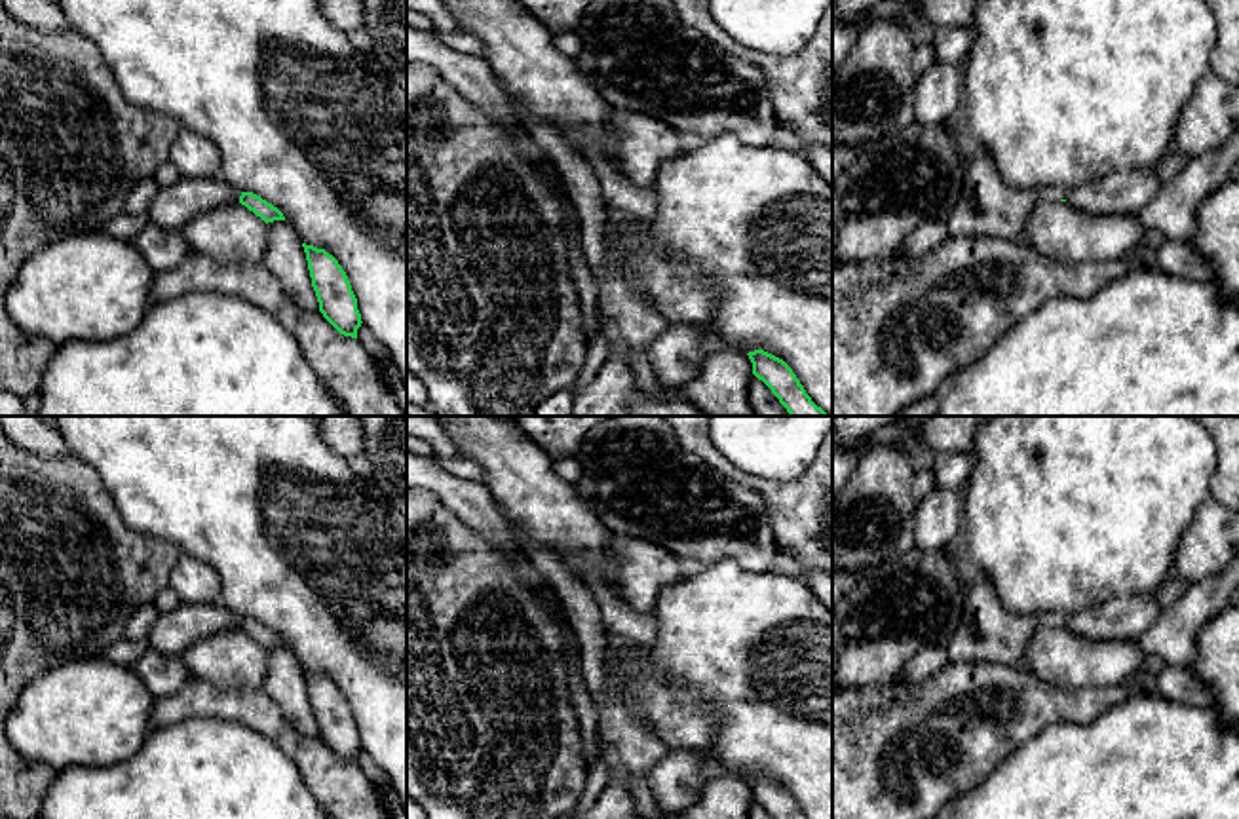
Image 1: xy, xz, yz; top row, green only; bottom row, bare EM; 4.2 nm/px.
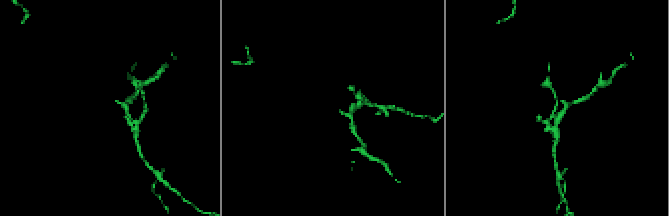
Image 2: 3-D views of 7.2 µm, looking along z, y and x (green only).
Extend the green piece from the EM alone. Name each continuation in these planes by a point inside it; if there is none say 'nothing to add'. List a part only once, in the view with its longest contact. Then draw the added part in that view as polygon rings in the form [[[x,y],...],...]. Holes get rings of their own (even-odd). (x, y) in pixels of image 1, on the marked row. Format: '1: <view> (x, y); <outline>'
1: yz (1053, 194); [[[1039,186],[1034,190],[1041,201],[1060,201],[1066,200],[1066,190],[1060,186]]]

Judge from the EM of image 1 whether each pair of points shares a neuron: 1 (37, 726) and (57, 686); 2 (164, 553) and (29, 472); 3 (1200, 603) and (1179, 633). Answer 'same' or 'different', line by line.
1: same
2: same
3: same

